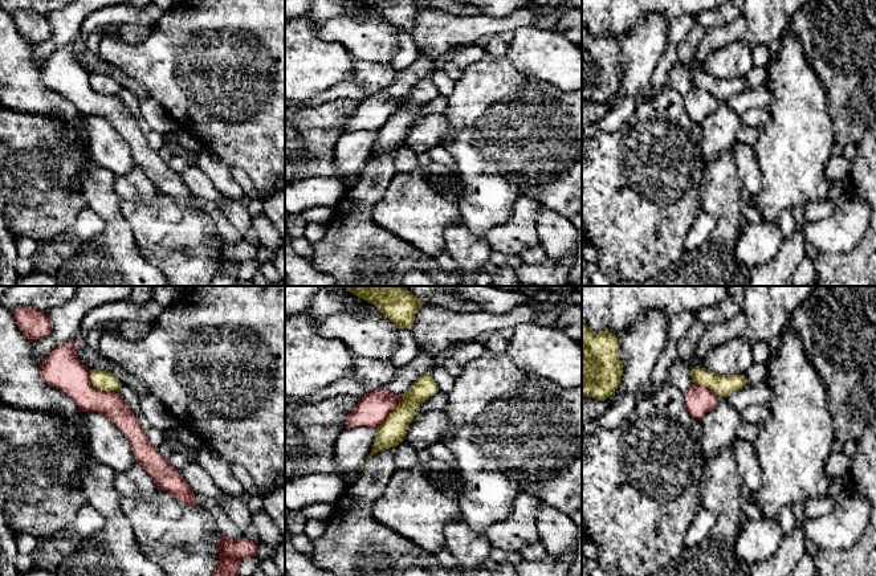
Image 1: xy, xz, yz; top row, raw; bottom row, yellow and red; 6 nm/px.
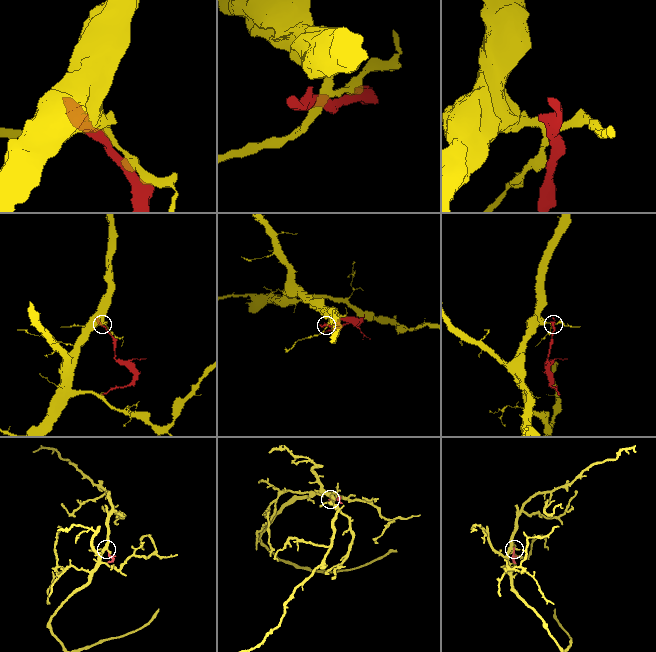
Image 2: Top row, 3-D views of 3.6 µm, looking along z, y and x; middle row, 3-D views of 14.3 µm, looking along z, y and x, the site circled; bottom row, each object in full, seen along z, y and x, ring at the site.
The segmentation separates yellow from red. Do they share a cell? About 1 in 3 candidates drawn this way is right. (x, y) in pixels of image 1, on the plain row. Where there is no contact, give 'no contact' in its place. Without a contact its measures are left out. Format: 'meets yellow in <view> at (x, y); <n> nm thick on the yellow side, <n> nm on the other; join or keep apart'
meets yellow in xy at (97, 92); 120 nm thick on the yellow side, 240 nm on the other; keep apart

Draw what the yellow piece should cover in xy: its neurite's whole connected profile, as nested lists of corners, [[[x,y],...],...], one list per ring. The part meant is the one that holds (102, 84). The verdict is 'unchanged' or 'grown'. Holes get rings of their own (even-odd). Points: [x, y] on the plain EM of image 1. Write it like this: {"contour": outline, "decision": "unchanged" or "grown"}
{"contour": [[[90,73],[90,85],[99,94],[117,94],[122,86],[110,75]]], "decision": "unchanged"}

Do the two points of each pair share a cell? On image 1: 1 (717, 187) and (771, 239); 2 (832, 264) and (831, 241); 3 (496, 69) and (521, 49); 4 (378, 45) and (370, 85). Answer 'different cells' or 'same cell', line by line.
1: different cells
2: different cells
3: different cells
4: different cells

